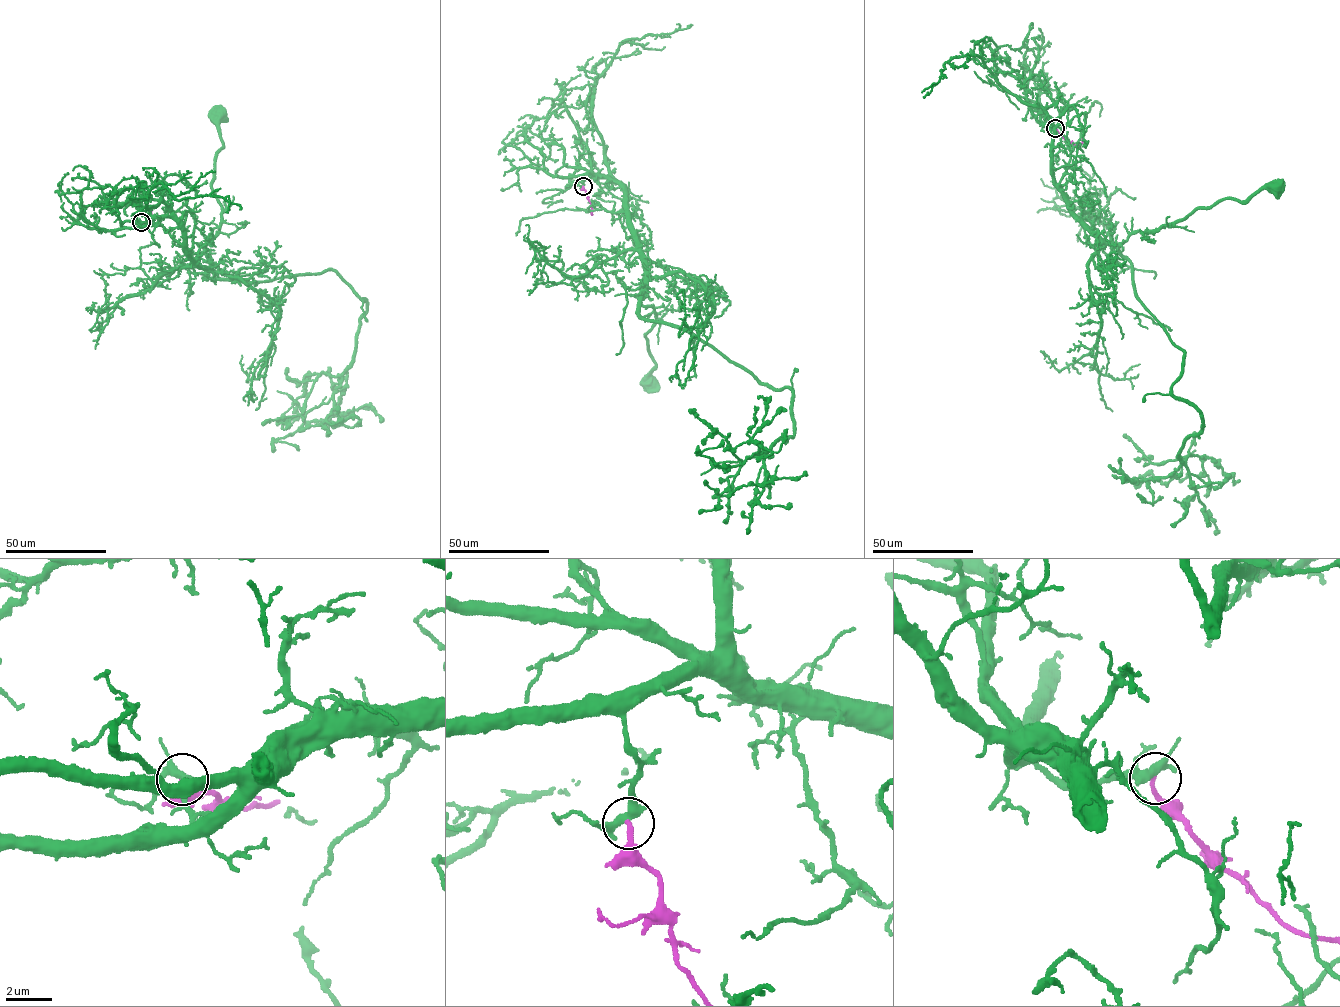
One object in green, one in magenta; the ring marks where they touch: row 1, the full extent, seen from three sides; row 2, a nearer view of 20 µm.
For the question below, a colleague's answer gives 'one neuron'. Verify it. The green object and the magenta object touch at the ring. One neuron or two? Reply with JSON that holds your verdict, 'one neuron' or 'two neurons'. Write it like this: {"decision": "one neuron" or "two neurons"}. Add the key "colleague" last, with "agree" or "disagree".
{"decision": "two neurons", "colleague": "disagree"}

